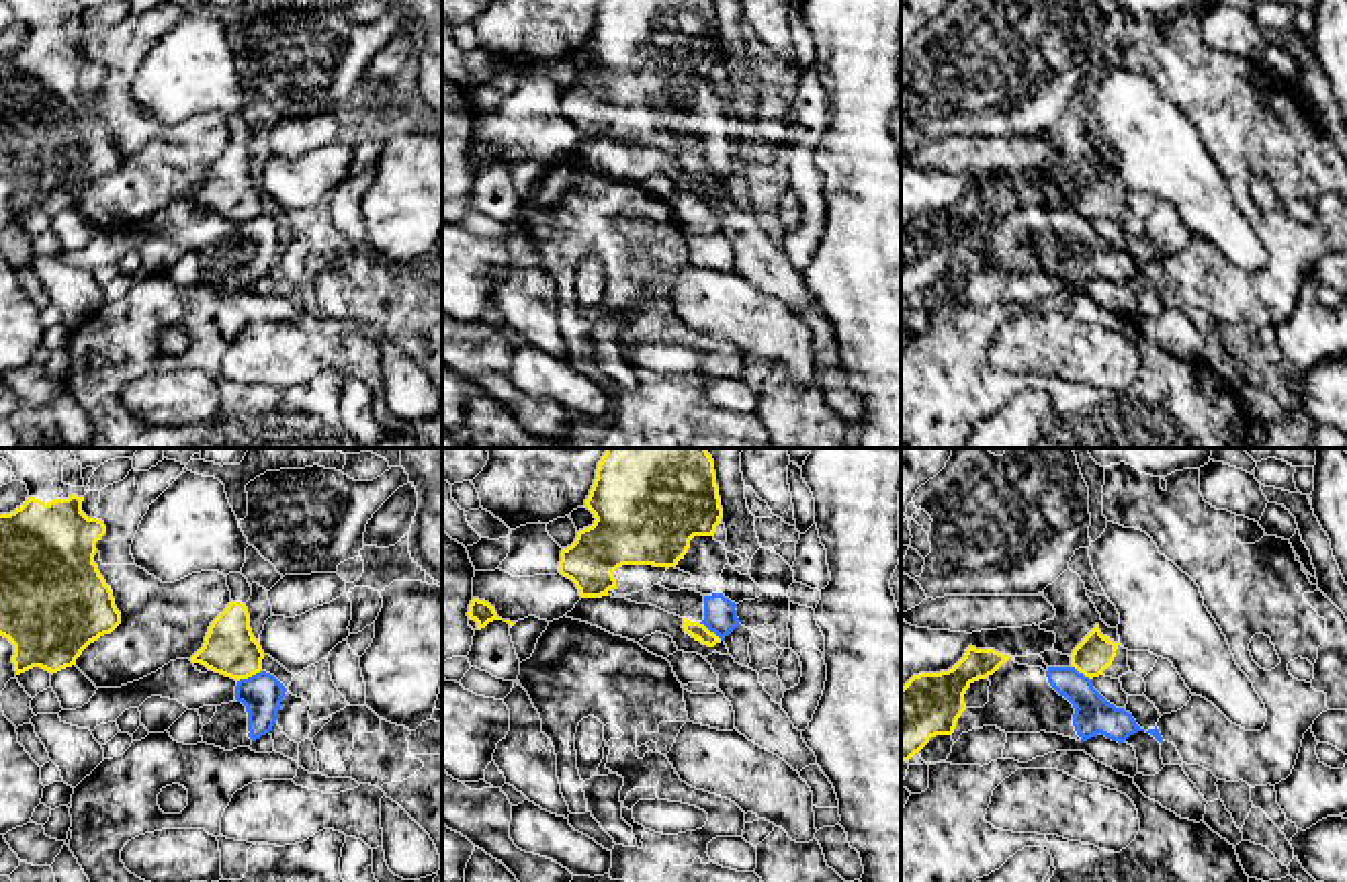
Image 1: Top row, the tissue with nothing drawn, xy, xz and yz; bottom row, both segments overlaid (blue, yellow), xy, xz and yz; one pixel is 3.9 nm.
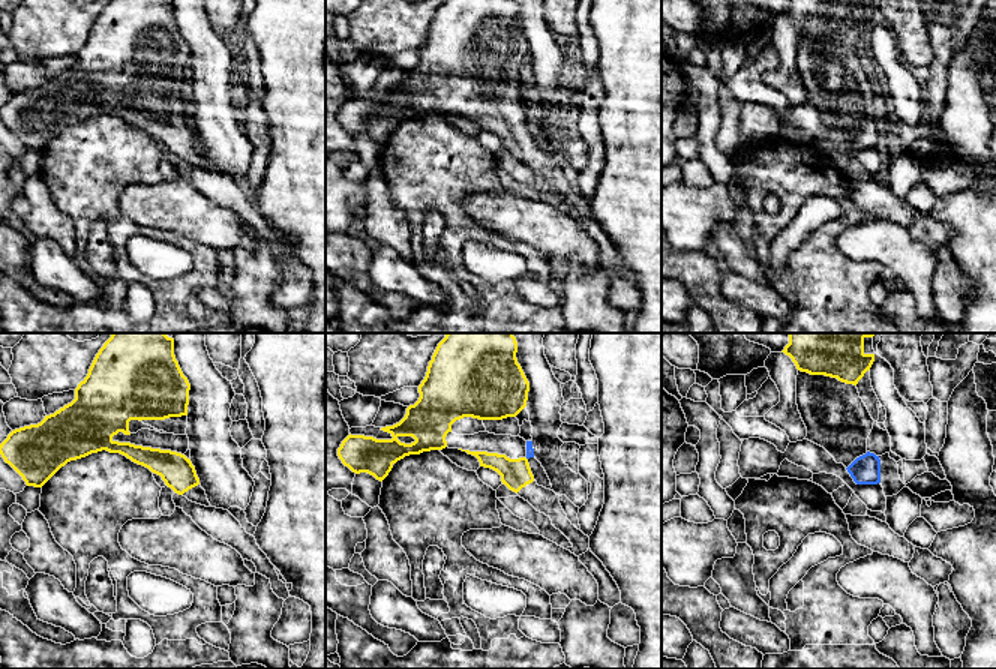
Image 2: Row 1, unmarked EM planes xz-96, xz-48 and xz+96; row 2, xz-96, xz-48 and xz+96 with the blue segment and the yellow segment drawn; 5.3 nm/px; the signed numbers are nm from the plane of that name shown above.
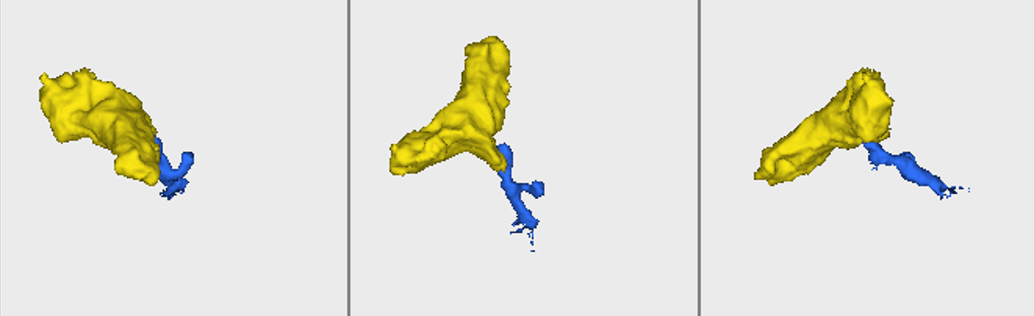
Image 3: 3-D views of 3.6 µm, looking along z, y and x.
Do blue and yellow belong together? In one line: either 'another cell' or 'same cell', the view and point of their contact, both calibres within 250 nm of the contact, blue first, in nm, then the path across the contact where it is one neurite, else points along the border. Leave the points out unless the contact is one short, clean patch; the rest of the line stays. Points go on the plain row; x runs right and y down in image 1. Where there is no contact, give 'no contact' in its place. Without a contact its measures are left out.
another cell; meets blue in xy at (248, 219); 160 nm thick on the blue side, 200 nm on the other; border along xy (261, 211), (238, 224)

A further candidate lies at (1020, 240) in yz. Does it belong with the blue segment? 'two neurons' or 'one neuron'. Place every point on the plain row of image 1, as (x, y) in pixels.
one neuron

